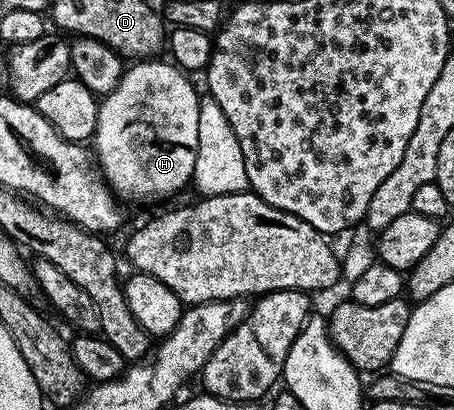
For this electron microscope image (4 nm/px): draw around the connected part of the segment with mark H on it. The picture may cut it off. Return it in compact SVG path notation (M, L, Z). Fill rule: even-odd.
M139 60L134 64L128 65L124 69L121 80L117 84L117 88L109 95L106 95L99 102L99 115L97 116L97 128L93 135L93 143L95 142L95 154L97 164L103 171L108 185L115 191L120 199L137 202L145 202L149 198L165 198L169 194L175 194L183 185L190 183L195 176L195 165L197 164L197 144L199 137L197 136L197 124L199 123L199 100L201 97L200 91L195 91L195 86L190 82L188 75L180 70L178 66L172 64L170 61L164 60Z

